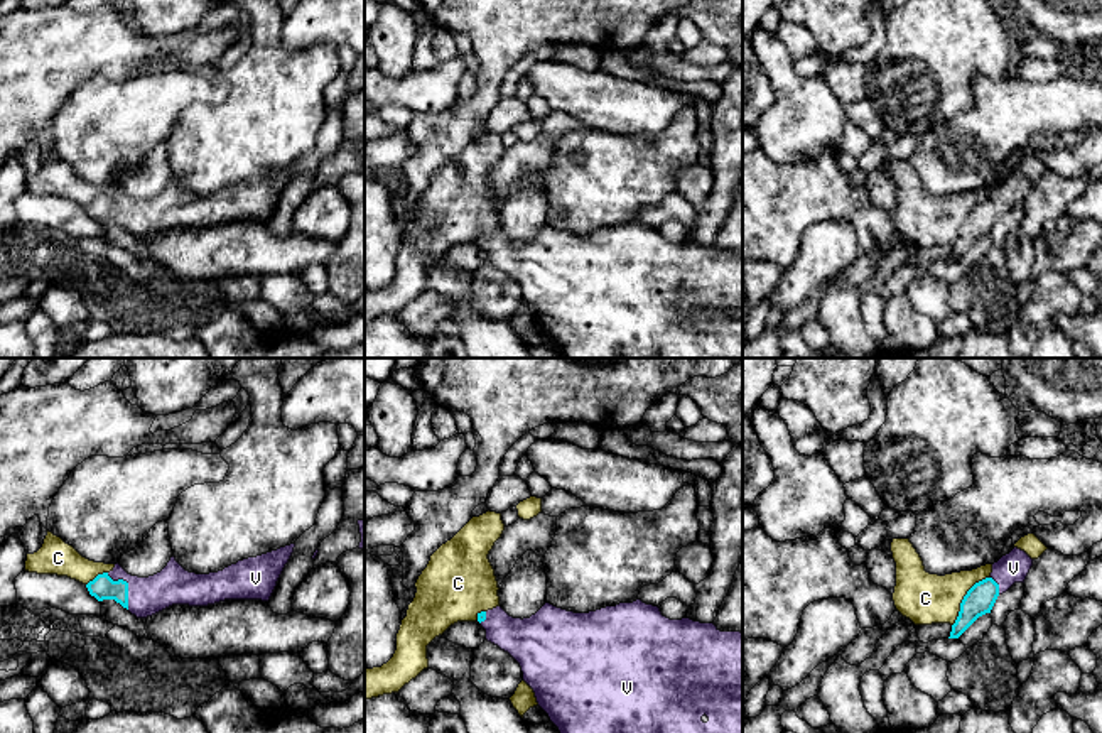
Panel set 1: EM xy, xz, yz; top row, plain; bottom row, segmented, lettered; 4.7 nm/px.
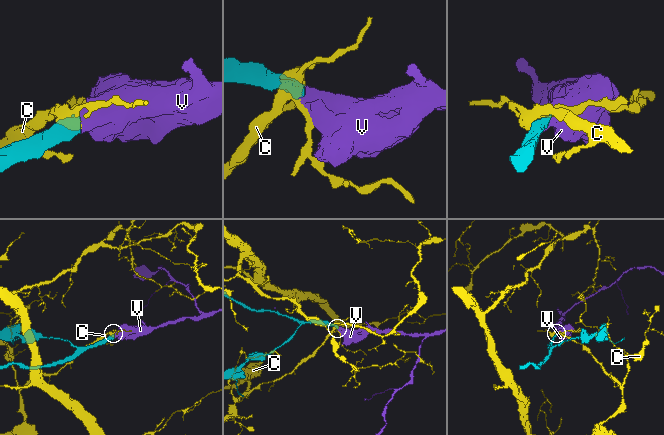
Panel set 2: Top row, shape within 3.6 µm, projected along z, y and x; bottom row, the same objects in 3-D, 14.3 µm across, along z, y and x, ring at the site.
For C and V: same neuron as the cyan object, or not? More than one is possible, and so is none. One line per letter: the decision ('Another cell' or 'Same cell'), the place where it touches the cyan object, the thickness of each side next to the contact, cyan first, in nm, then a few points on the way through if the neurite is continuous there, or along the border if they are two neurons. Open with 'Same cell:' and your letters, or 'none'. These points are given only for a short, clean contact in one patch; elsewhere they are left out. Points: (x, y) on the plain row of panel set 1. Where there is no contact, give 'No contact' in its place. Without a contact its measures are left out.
Same cell: V
C: Another cell. Touches cyan at yz (964, 220). Thickness 140 nm (cyan) against 240 nm
V: Same cell. Touches cyan at xy (127, 208). Thickness 110 nm (cyan) against 180 nm. Path across: xy (102, 208), (127, 208), (174, 206)

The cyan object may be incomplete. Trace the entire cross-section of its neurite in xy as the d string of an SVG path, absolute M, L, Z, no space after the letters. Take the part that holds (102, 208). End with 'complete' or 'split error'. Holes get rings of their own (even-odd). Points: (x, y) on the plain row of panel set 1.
M290 166L209 196L186 193L174 177L160 194L149 199L132 198L116 184L110 194L98 196L86 209L98 223L115 221L137 240L152 238L172 226L208 228L224 221L268 223L294 169L295 166Z; split error

